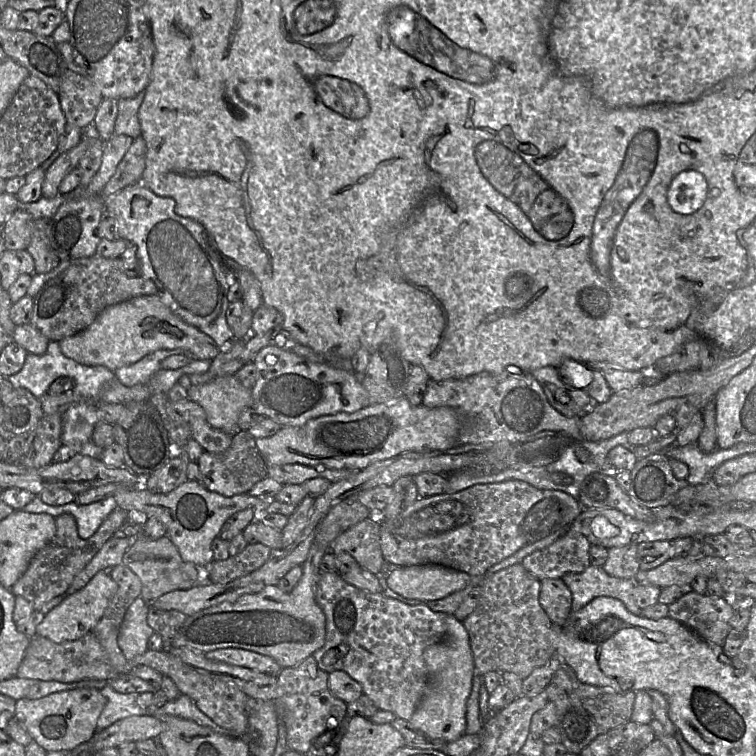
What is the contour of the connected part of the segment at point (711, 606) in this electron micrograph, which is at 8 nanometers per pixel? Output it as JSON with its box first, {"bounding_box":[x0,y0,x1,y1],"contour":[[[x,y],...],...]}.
{"bounding_box":[668,591,734,646],"contour":[[[687,591],[668,605],[668,616],[693,629],[708,642],[722,646],[732,629],[729,621],[734,608],[724,597],[711,597]]]}

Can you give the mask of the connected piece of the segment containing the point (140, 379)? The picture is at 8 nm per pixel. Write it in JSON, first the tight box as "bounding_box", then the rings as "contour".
{"bounding_box":[114,348,194,387],"contour":[[[181,348],[160,349],[131,365],[117,369],[114,373],[124,386],[132,387],[138,384],[145,384],[161,369],[163,360],[177,354],[187,354],[191,359],[194,359],[190,353]]]}

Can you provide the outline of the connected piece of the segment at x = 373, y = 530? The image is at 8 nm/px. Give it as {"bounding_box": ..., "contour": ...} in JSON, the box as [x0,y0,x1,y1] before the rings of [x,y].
{"bounding_box":[332,516,395,574],"contour":[[[374,516],[368,517],[342,532],[332,543],[332,550],[336,554],[341,552],[349,553],[362,568],[373,574],[383,571],[386,574],[395,566],[387,564],[384,560],[380,546],[380,523]]]}

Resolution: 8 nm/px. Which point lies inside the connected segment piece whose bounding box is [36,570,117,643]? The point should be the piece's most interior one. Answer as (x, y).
(77, 615)

